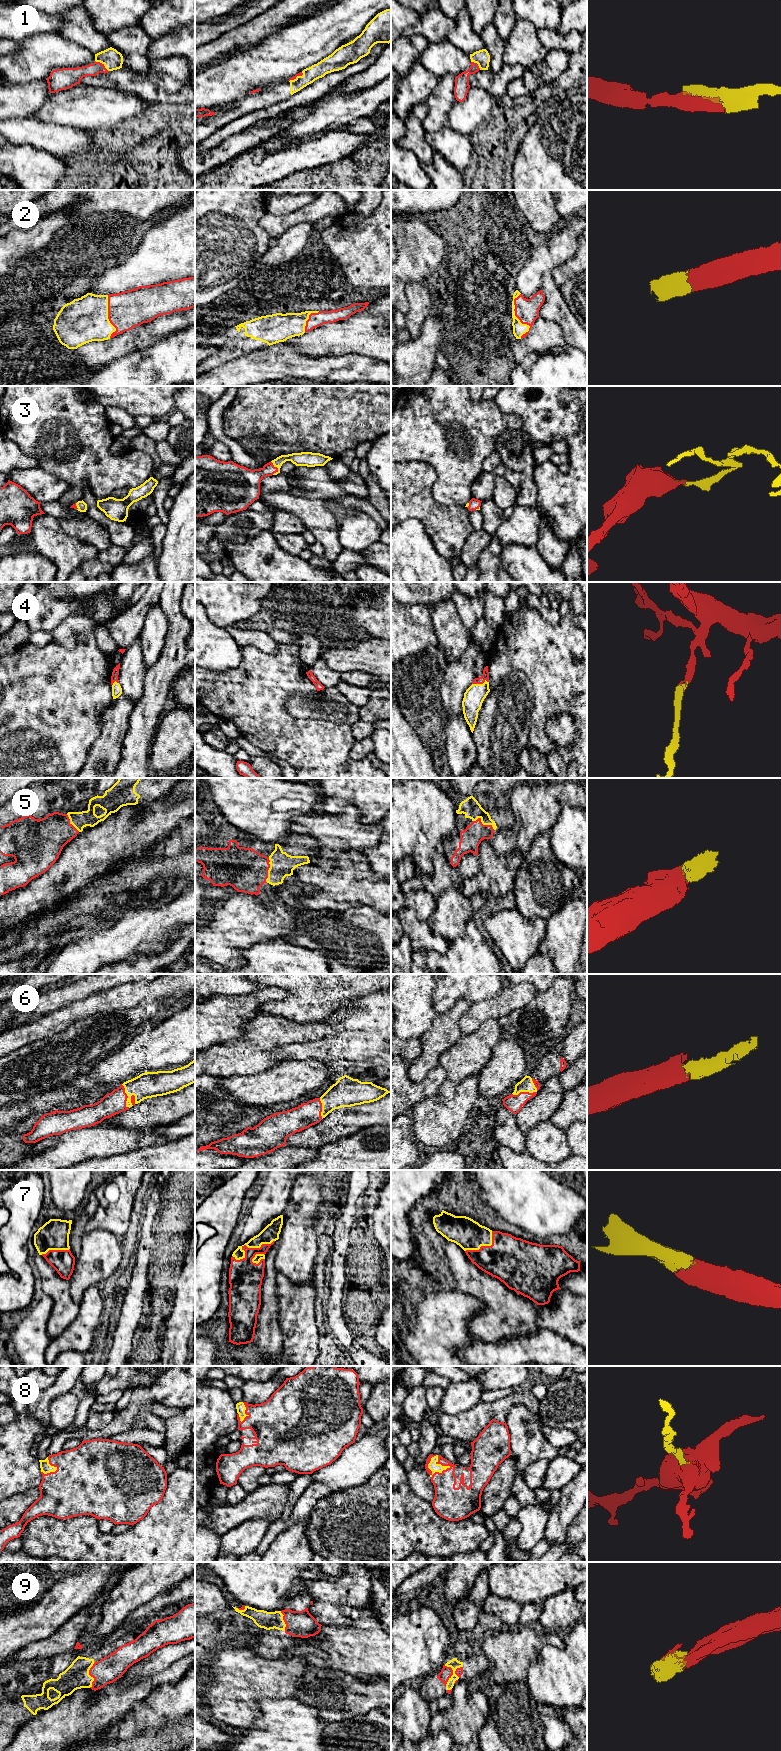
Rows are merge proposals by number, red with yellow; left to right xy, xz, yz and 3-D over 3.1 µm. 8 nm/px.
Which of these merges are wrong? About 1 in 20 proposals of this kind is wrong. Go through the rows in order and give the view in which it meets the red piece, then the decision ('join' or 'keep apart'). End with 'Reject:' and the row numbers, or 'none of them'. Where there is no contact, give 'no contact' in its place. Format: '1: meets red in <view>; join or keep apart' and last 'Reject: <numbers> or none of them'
1: meets red in xy; join
2: meets red in yz; join
3: meets red in xz; join
4: meets red in yz; join
5: meets red in yz; join
6: meets red in yz; join
7: meets red in xz; join
8: meets red in yz; join
9: meets red in yz; join
Reject: none of them

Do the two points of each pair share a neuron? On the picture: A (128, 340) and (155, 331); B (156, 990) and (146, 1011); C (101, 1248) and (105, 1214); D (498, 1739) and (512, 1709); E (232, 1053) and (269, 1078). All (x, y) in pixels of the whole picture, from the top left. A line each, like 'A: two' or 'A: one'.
A: one
B: two
C: two
D: one
E: two

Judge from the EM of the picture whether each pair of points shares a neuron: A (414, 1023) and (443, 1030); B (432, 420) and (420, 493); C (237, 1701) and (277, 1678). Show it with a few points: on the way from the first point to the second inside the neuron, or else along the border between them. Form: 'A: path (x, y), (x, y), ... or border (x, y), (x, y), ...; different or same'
A: border (437, 1014), (433, 1024), (419, 1038); different
B: border (402, 461), (427, 462), (436, 474), (434, 484); different
C: path (247, 1691), (260, 1678), (267, 1678); same

